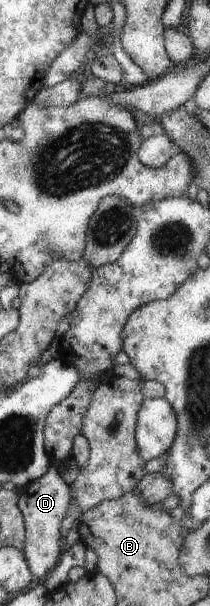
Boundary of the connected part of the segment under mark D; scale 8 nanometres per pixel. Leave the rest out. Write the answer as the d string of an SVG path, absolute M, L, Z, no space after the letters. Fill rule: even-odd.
M52 466L43 478L29 483L18 498L27 527L23 552L30 570L38 579L52 573L61 560L65 548L61 528L71 499L71 486L63 480L56 466Z

